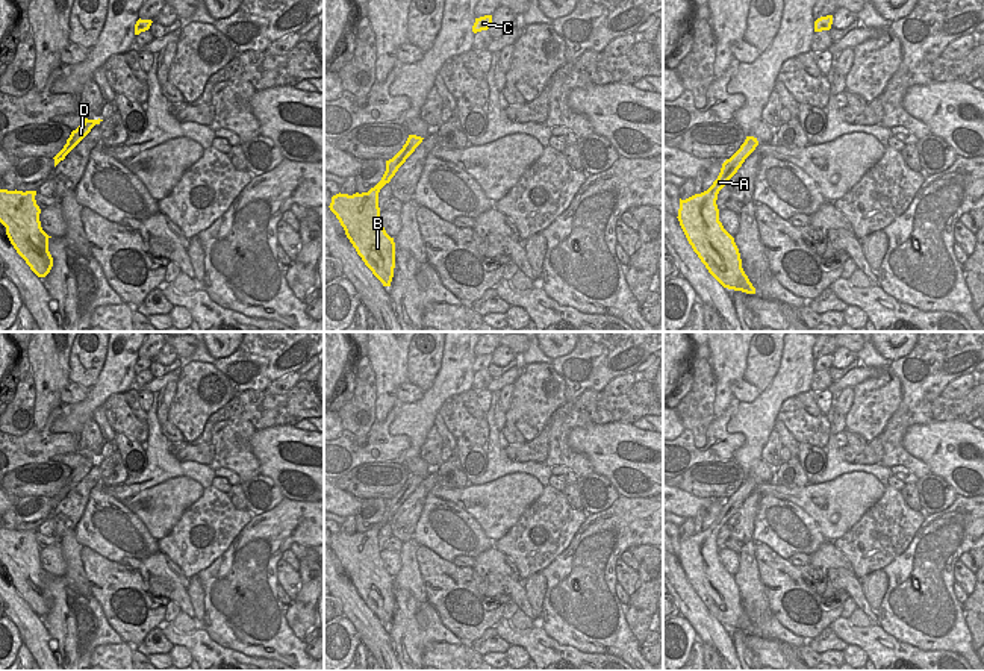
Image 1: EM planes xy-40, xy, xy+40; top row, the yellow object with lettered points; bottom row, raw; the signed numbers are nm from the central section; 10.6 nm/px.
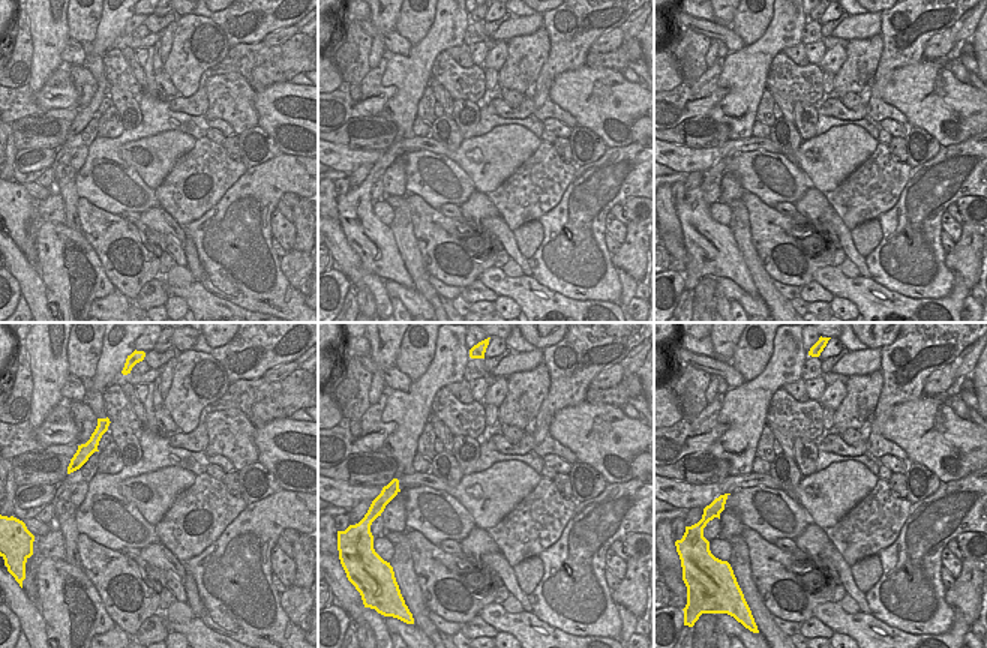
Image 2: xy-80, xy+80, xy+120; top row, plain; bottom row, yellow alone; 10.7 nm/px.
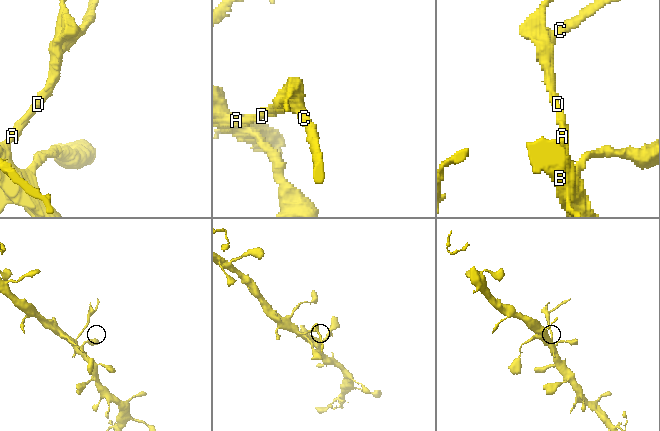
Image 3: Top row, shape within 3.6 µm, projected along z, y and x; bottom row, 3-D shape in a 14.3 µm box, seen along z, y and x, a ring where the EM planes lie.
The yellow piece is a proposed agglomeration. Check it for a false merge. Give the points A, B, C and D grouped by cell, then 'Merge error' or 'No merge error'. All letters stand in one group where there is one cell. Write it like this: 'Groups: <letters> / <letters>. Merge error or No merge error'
Groups: A B / C D. Merge error

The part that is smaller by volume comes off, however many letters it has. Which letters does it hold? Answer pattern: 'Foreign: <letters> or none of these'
Foreign: C, D

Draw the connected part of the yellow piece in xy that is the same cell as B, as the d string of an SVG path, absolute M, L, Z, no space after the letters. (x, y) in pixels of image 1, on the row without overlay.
M409 479L403 488L389 500L381 520L368 532L336 533L332 536L330 550L336 554L347 577L362 597L365 604L383 623L391 626L395 607L395 582L380 559L378 532L391 521L398 507L415 491Z

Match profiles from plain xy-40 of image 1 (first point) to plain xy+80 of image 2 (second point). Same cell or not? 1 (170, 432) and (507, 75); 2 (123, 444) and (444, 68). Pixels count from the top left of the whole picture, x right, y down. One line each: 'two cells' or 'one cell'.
1: two cells
2: two cells

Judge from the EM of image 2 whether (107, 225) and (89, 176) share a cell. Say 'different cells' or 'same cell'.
different cells

